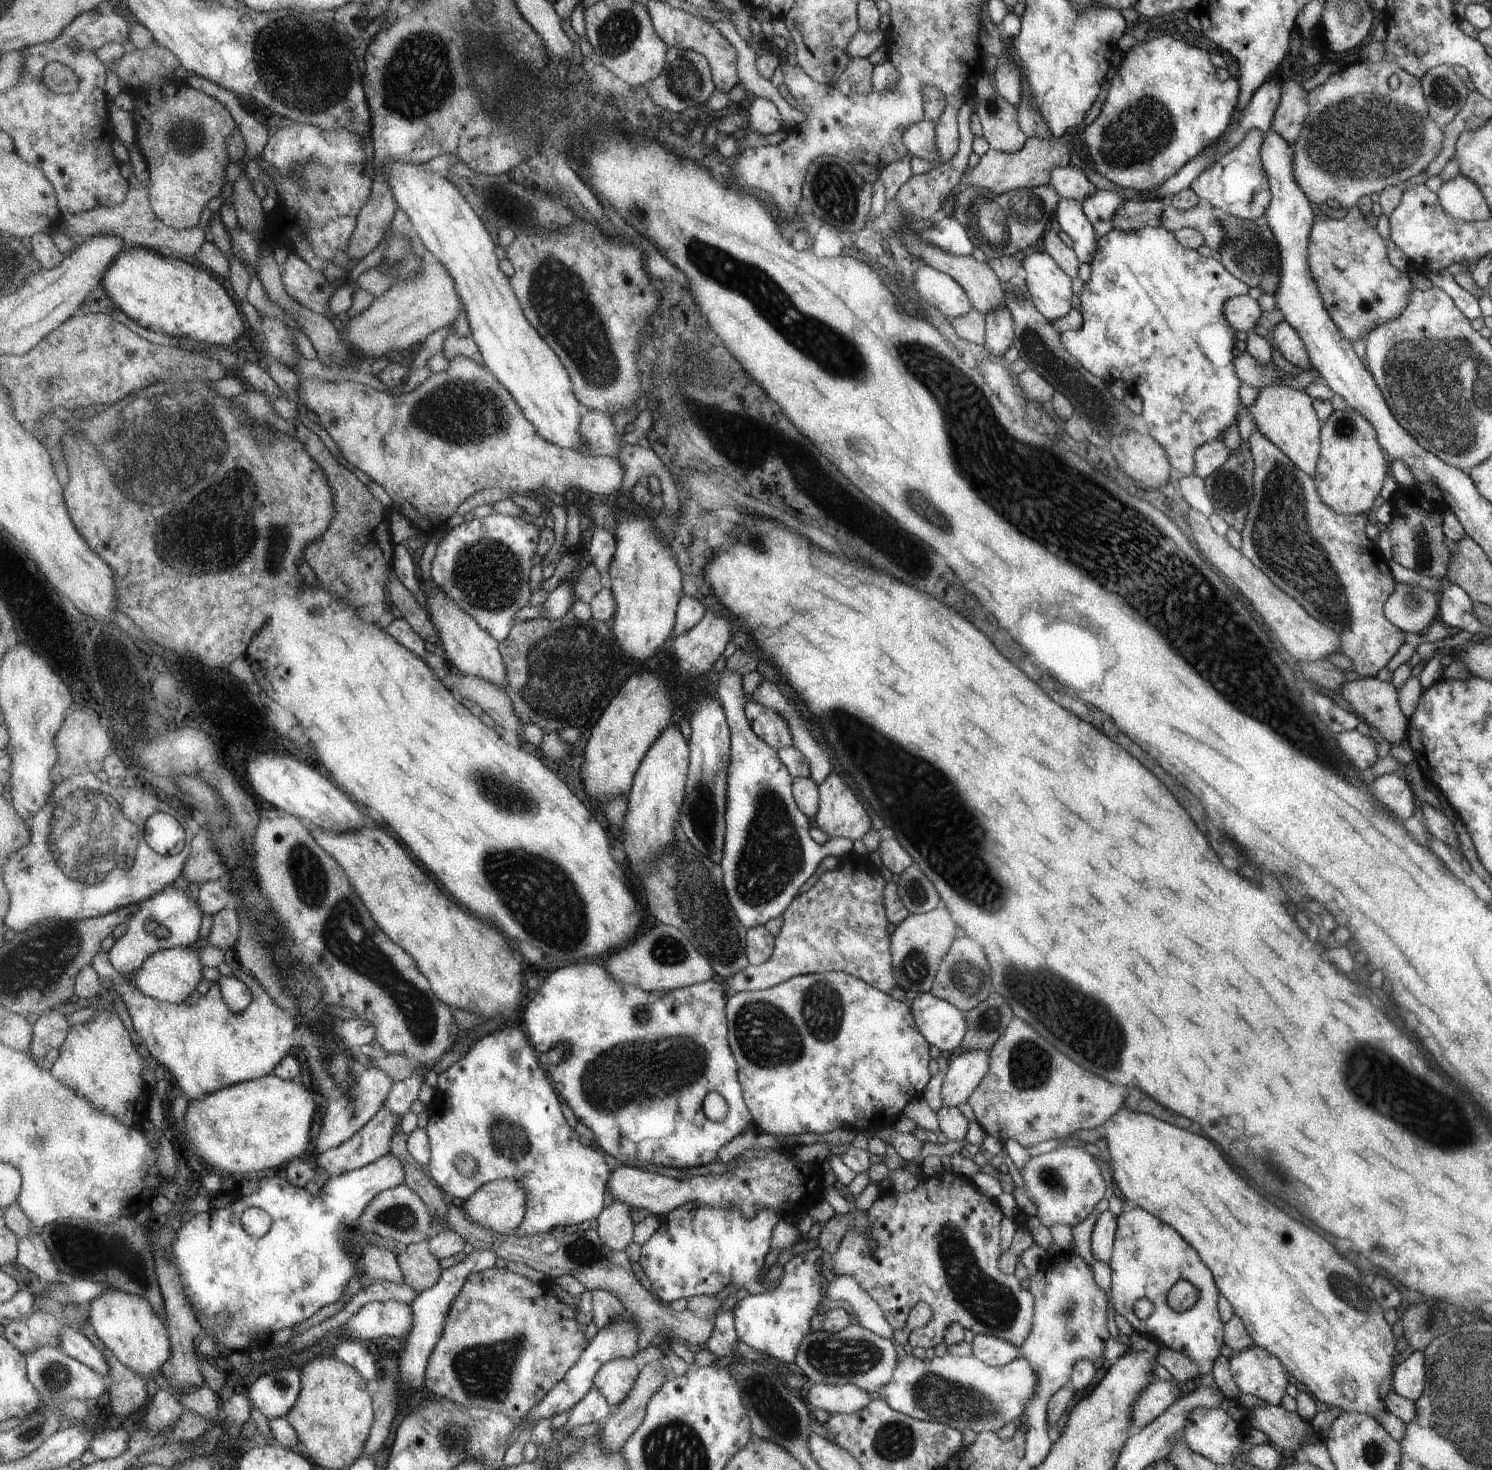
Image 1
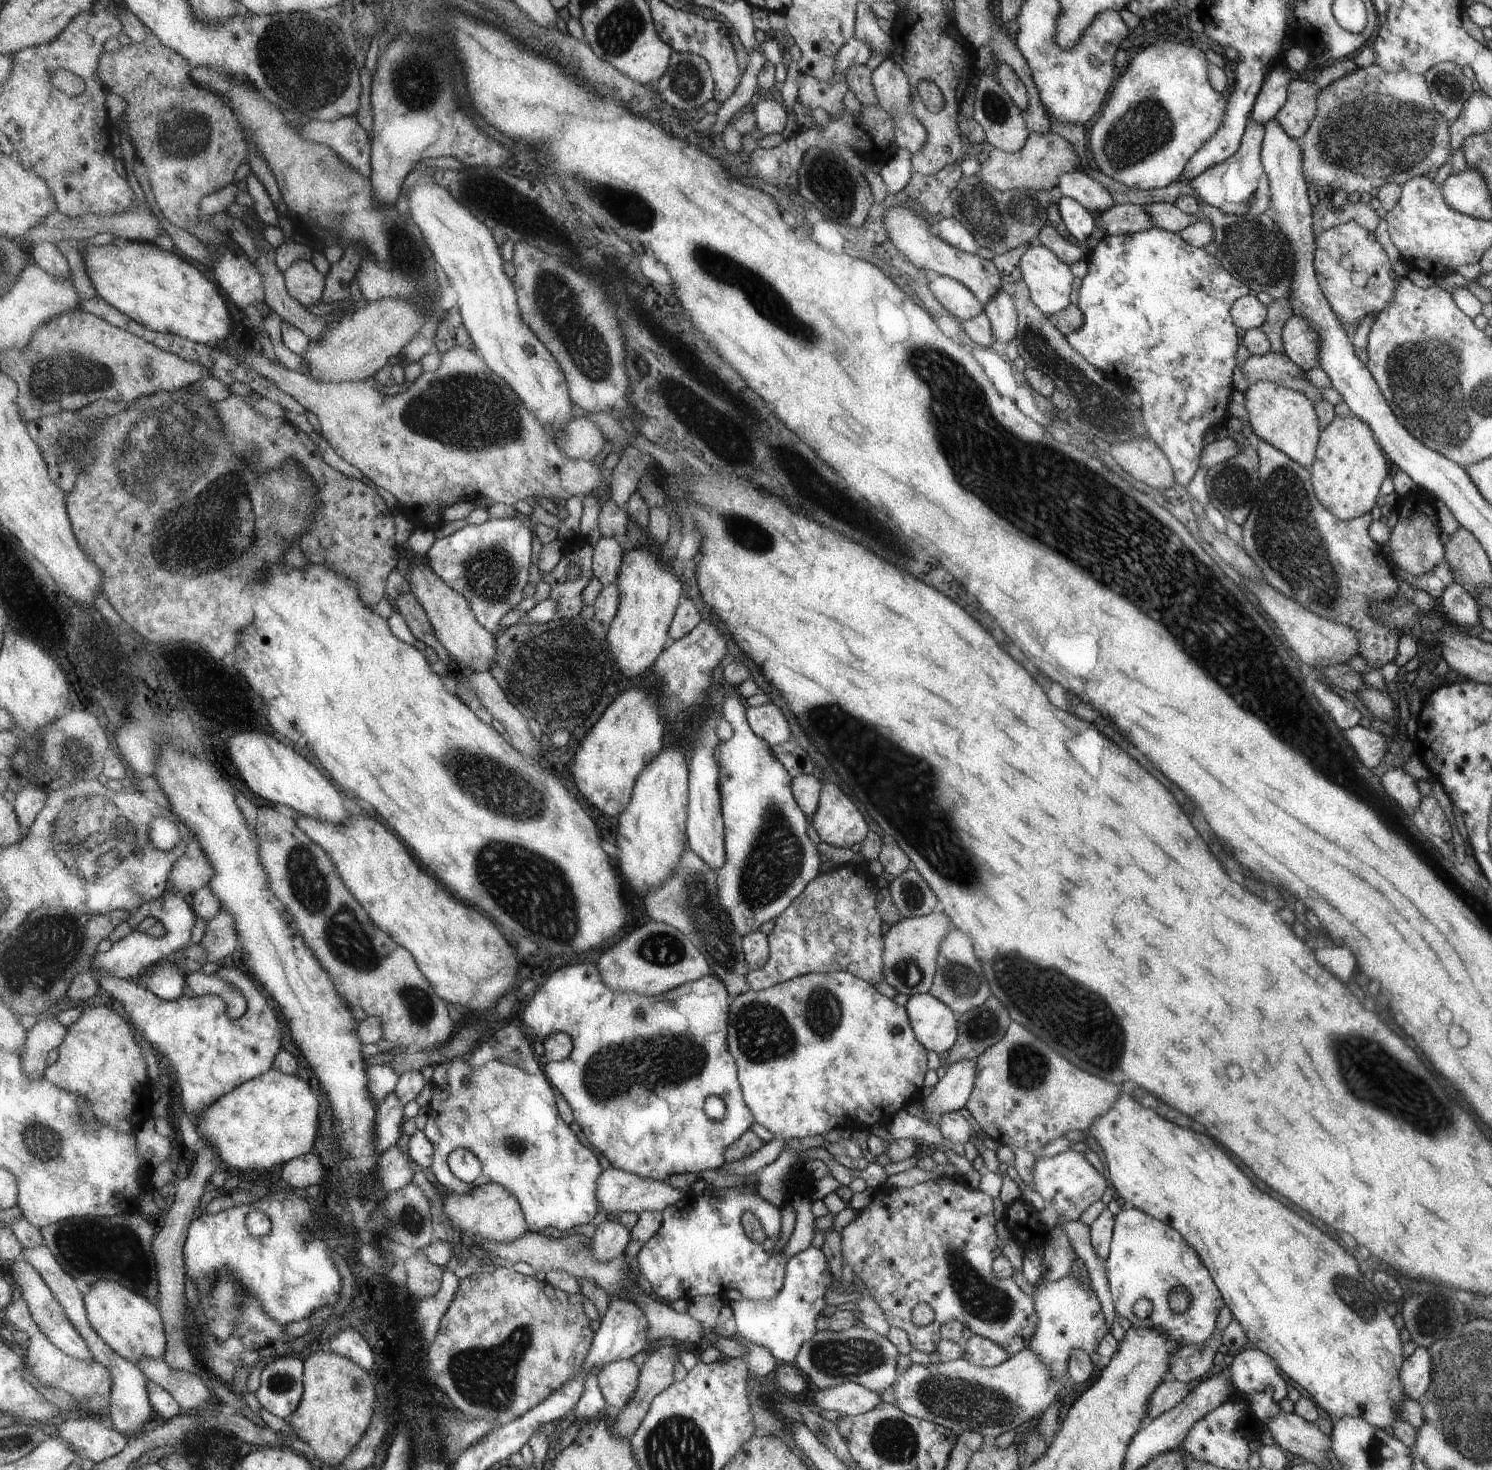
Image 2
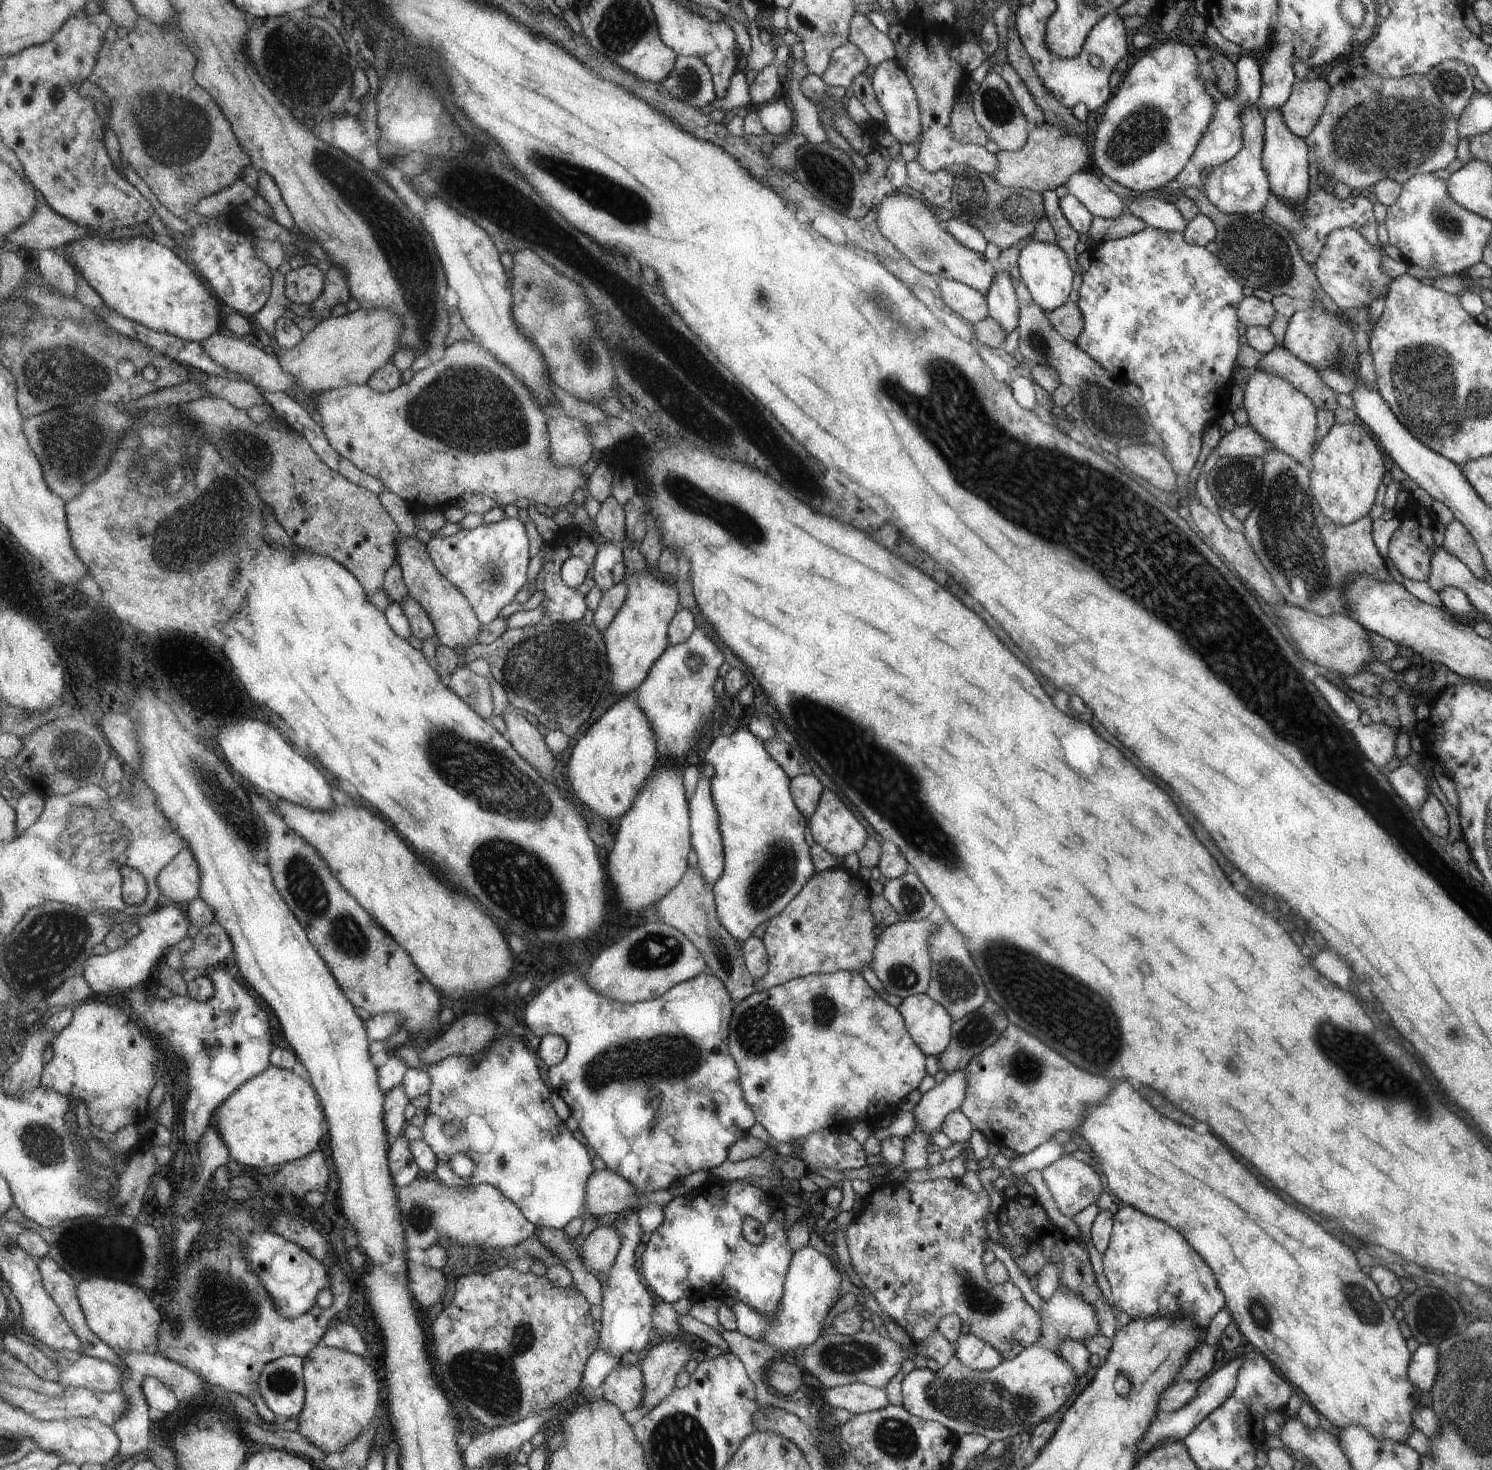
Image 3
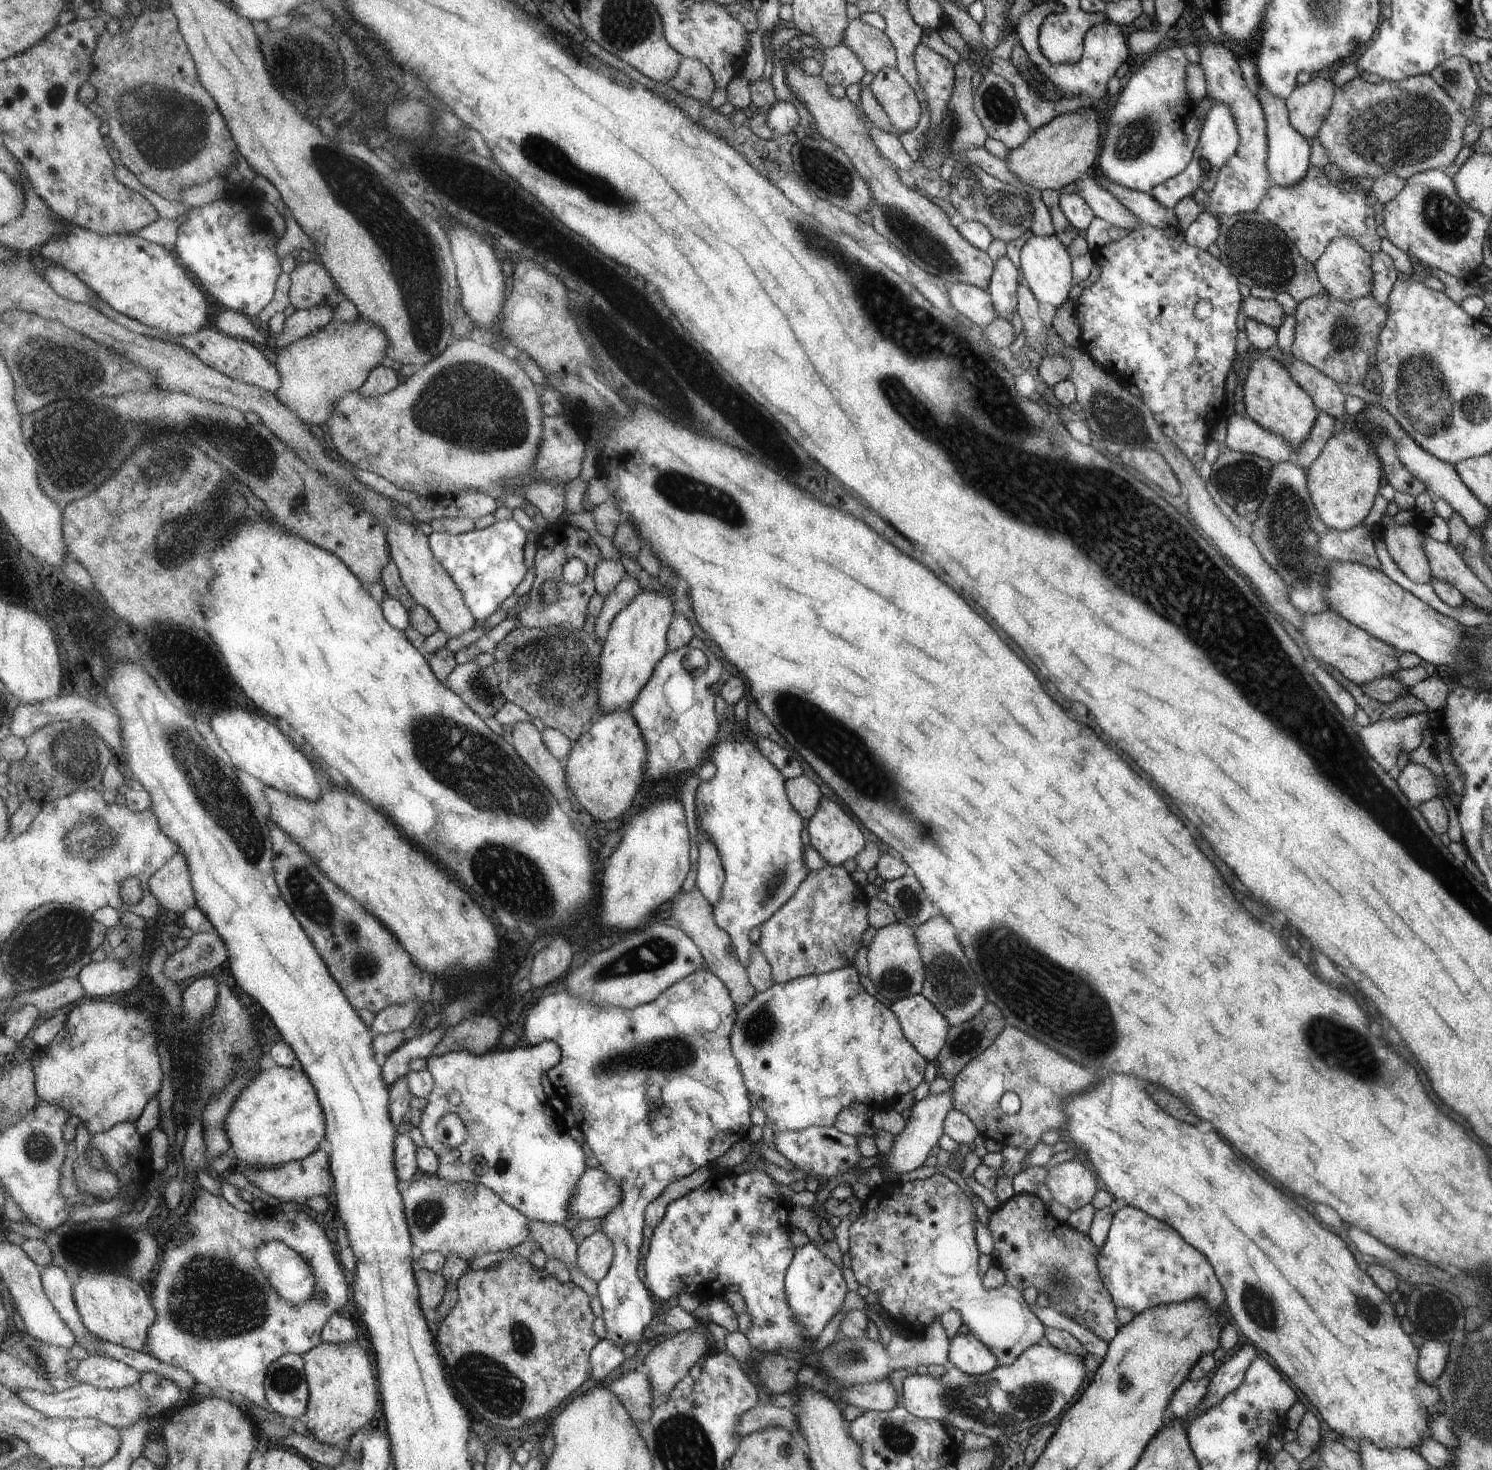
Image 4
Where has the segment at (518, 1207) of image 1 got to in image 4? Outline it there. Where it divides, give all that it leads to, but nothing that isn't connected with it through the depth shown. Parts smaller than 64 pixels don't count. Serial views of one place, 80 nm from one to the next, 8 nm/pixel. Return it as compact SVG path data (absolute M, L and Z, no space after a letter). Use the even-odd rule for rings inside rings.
M438 1173L402 1186L406 1215L414 1244L425 1251L449 1252L472 1260L486 1252L521 1250L531 1237L530 1218L510 1205L502 1196L477 1182L451 1182Z

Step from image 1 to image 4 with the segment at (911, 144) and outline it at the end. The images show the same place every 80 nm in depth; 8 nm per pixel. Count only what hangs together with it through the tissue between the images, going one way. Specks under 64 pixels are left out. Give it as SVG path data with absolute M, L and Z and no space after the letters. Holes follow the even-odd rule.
M885 67L875 73L868 87L886 111L897 134L913 130L919 120L921 107L915 92L896 68Z

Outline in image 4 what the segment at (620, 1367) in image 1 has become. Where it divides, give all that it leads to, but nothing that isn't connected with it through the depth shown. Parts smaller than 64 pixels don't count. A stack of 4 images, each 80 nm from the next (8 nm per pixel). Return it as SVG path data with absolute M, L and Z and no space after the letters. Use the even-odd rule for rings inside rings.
M629 1371L623 1375L616 1373L609 1381L609 1388L619 1395L623 1404L627 1407L630 1415L634 1418L636 1422L646 1423L654 1413L651 1410L651 1404L653 1404L654 1388L650 1382L650 1378L637 1371Z

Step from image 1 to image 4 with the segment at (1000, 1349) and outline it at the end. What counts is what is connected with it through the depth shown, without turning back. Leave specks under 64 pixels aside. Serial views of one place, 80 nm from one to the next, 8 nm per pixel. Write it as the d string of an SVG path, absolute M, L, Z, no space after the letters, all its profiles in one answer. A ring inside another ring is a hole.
M971 1333L948 1339L946 1358L968 1375L982 1375L997 1366L994 1354Z

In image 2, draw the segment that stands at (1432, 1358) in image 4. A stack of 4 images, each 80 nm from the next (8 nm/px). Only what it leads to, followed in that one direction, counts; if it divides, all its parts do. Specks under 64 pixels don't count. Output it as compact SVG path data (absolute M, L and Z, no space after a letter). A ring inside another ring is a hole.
M1415 1347L1401 1366L1398 1378L1403 1386L1404 1395L1417 1401L1429 1388L1432 1372L1431 1354L1427 1347Z

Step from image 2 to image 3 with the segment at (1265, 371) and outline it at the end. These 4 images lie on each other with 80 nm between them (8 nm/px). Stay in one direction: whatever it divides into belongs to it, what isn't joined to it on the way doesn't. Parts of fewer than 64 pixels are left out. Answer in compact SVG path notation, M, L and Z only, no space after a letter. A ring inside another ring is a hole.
M1275 346L1253 368L1267 371L1291 383L1297 390L1302 391L1318 409L1327 409L1333 413L1339 407L1336 401L1338 395L1325 385L1313 367L1301 362L1287 349Z

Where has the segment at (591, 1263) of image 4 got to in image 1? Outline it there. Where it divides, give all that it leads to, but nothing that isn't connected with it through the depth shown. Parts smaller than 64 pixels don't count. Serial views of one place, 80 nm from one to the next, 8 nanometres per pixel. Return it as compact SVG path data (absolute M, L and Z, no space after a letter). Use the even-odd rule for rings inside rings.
M609 1201L599 1215L598 1233L607 1248L623 1251L633 1242L635 1223L631 1220L631 1207L621 1201Z

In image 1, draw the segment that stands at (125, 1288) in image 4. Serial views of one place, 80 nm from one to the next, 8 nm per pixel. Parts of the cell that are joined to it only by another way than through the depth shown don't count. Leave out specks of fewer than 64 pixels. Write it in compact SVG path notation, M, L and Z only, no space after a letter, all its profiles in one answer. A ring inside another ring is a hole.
M109 1289L90 1303L90 1322L100 1339L132 1371L153 1377L171 1358L173 1350L167 1324L146 1299L121 1289Z

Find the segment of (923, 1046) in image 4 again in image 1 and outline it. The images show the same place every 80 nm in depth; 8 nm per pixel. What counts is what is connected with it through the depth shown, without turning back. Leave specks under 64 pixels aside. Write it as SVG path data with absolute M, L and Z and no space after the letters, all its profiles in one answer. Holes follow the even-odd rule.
M919 993L910 1001L910 1013L923 1038L944 1055L953 1055L965 1034L966 1024L956 1006L935 998L931 993Z

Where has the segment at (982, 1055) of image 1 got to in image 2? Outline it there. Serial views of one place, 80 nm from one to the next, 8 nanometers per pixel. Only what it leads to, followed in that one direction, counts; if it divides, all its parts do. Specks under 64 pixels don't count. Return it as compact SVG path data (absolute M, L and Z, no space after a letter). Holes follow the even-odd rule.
M967 1059L945 1066L944 1076L937 1081L928 1097L921 1097L922 1112L933 1126L940 1117L965 1106L974 1088L977 1060Z

